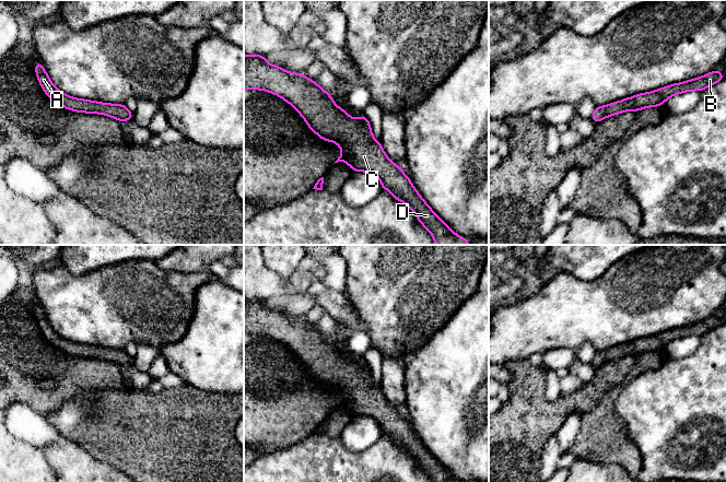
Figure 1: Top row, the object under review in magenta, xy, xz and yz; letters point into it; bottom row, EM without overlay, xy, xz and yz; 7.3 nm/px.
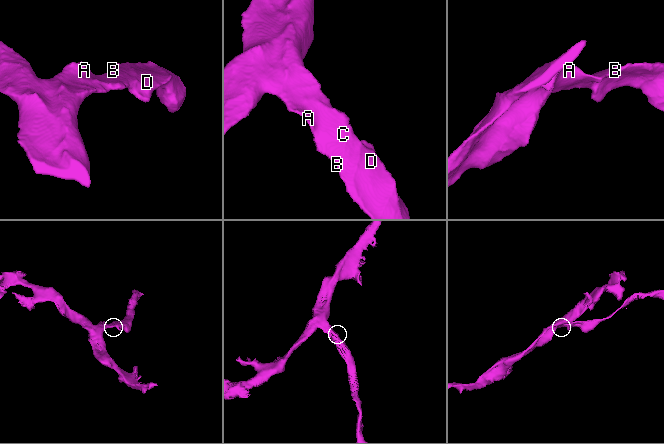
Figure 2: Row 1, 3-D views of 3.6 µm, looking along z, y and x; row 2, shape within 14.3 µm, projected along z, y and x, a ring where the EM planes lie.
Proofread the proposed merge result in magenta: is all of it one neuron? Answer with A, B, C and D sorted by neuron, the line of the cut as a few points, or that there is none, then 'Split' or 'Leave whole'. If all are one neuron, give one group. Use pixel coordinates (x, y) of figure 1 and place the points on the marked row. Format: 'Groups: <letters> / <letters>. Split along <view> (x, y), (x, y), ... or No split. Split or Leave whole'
Groups: A B C D. No split. Leave whole

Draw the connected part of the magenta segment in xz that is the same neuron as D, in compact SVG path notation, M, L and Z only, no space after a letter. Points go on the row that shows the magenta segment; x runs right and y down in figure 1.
M244 55L244 89L262 90L280 96L291 104L306 121L309 129L319 136L323 141L332 141L342 150L342 154L335 163L348 163L352 172L368 172L375 174L383 187L393 198L406 203L417 215L432 235L436 245L470 245L469 240L455 234L445 222L440 219L421 195L412 186L410 178L391 162L385 154L382 142L377 142L371 131L371 124L366 116L353 119L341 107L336 106L333 98L321 89L314 80L309 80L304 73L291 73L285 69L270 64L264 55Z

